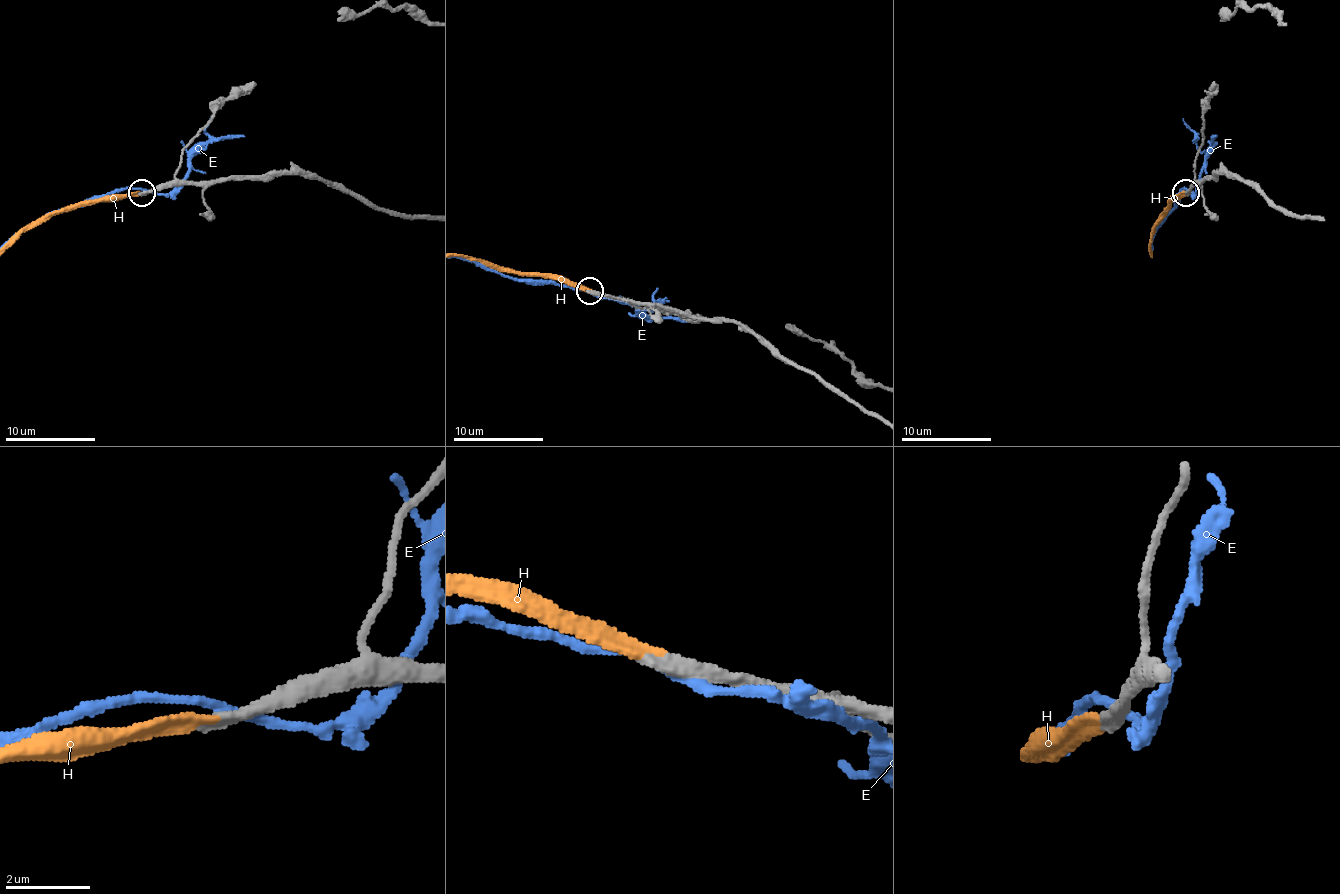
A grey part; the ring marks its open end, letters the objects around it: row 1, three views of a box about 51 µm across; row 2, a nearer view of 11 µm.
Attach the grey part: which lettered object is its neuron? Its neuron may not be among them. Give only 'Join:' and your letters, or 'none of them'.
Join: H

